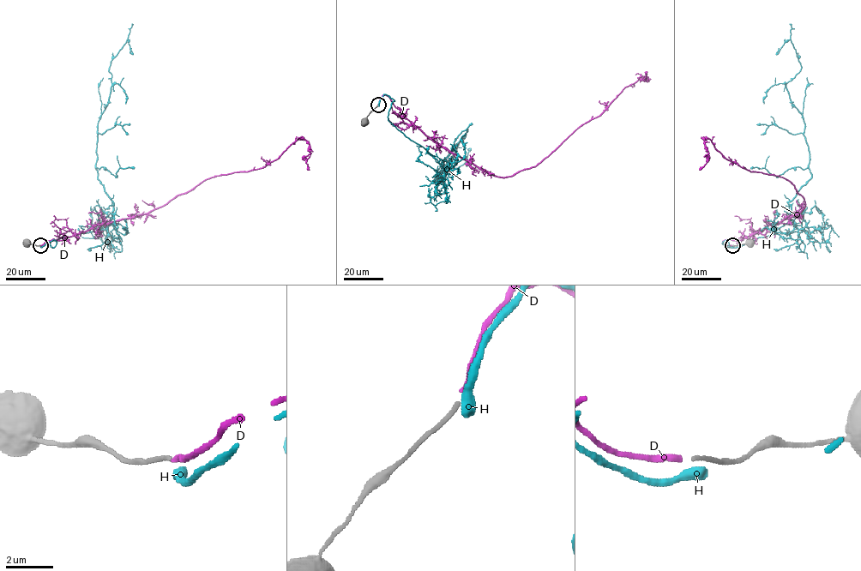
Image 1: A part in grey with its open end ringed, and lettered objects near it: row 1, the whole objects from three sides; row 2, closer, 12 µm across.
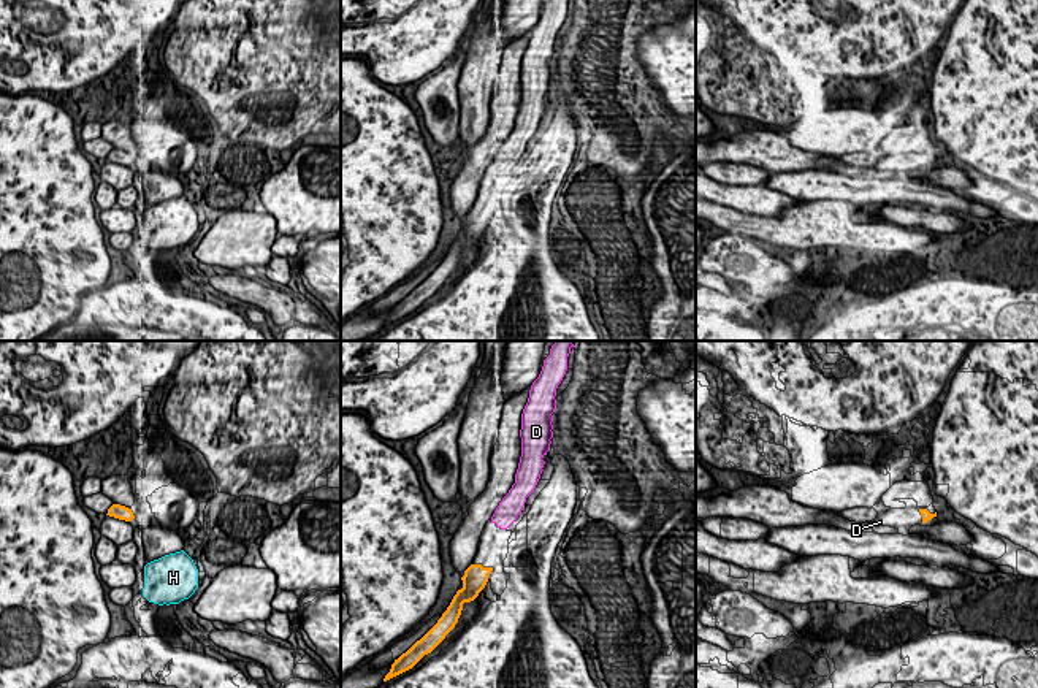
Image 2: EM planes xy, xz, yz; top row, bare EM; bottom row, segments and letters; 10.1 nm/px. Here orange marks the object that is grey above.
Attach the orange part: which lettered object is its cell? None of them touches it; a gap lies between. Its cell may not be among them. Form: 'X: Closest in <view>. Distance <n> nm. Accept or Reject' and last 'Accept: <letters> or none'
D: Closest in xz. Distance 420 nm. Accept
H: Closest in xy. Distance 460 nm. Reject
Accept: D

